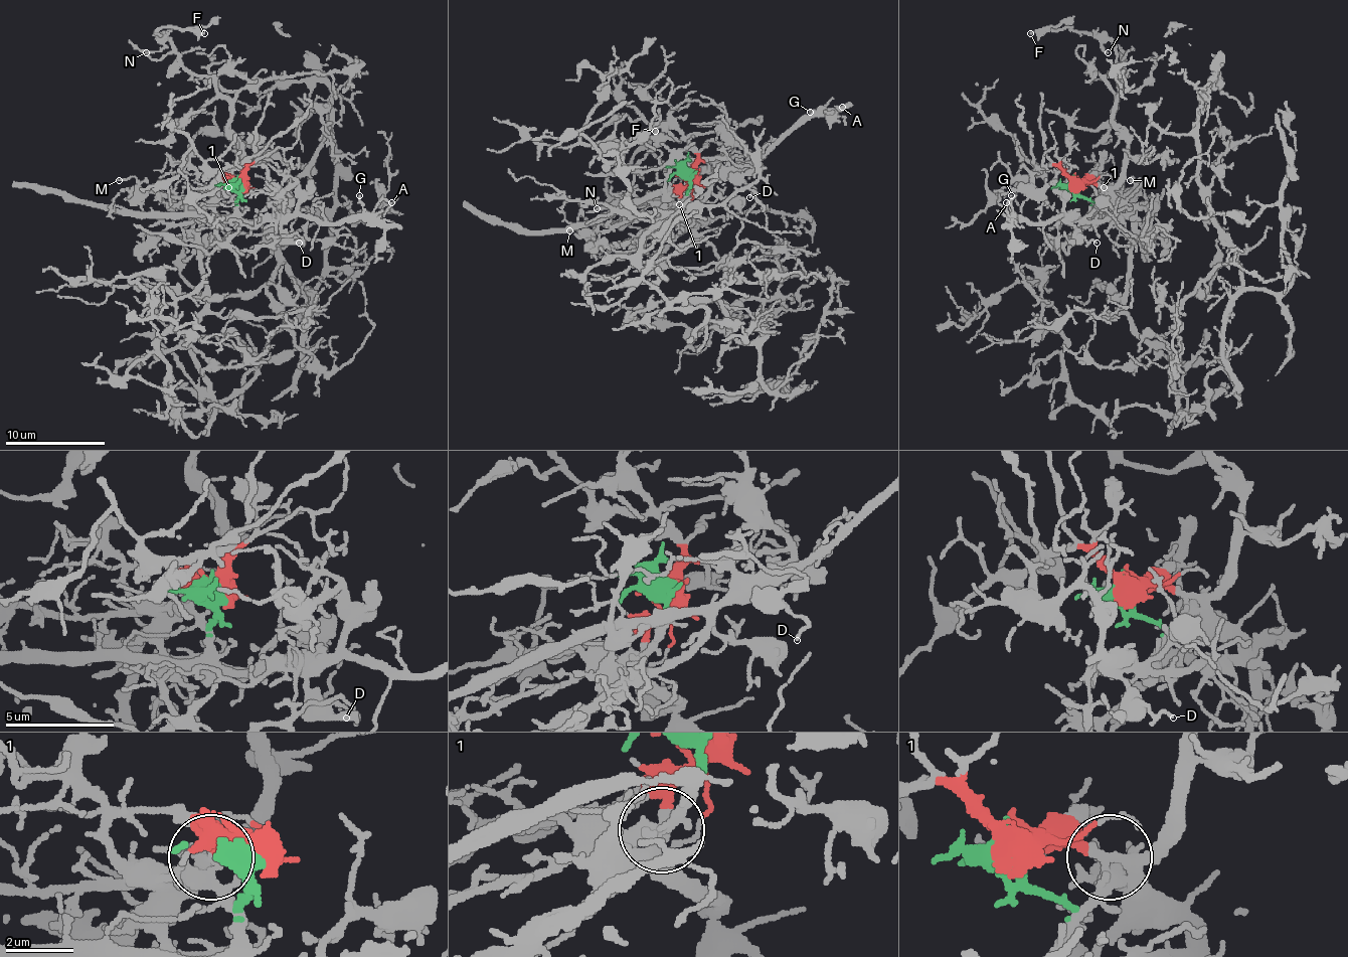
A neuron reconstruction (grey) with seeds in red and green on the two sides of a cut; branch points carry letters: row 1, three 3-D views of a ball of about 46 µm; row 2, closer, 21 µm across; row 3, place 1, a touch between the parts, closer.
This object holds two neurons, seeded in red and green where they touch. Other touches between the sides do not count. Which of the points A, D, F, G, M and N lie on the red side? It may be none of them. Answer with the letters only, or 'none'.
F, N

